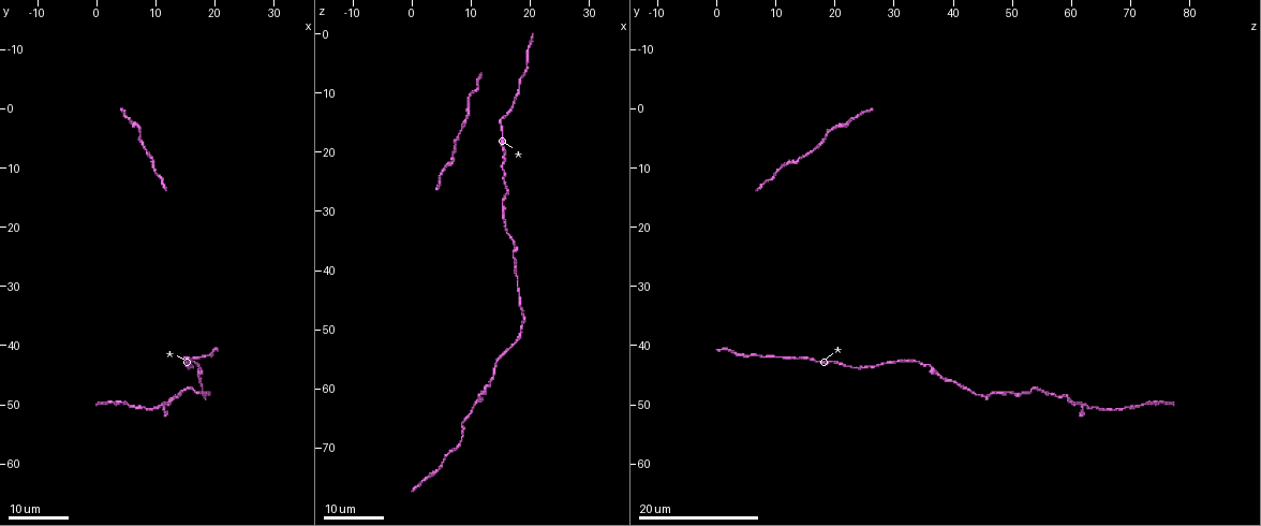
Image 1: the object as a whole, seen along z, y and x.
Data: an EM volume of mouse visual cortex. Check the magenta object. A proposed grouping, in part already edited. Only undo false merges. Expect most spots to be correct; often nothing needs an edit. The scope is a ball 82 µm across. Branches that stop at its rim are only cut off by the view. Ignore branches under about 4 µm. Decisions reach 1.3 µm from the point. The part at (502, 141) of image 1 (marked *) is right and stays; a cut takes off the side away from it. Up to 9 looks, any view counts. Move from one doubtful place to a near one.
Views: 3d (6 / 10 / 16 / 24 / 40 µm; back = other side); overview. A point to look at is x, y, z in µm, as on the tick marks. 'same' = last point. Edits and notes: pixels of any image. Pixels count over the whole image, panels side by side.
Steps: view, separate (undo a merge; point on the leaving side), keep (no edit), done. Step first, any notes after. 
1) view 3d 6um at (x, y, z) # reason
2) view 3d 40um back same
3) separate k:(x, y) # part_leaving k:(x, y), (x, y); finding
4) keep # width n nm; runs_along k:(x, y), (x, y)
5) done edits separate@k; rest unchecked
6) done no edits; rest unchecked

view 3d 24um at (19.0, 48.0, 47.0) # a narrow waist

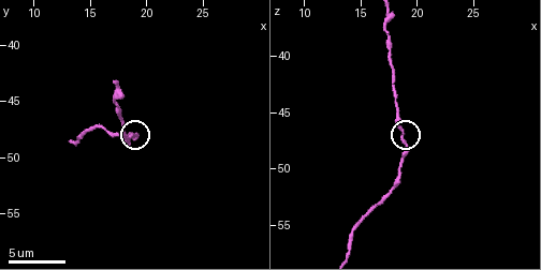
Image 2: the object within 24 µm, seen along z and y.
view 3d 6um at (18.8, 48.0, 46.8)

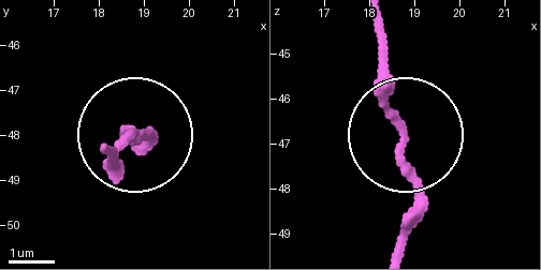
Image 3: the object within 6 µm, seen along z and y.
keep # width 170 nm; runs_along 3:(377, 21), (377, 91), (412, 194), (400, 252); continuous, no second neuron

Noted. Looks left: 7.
view 3d 10um at (17.2, 45.0, 37.6) # a narrow waist

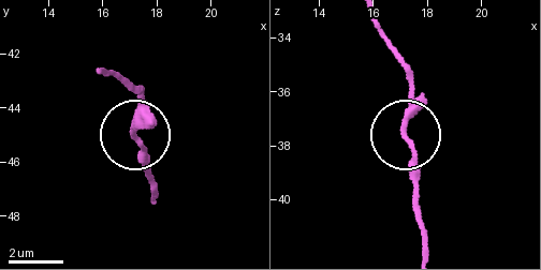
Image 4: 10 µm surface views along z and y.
view 3d 6um at (17.3, 45.2, 37.9)

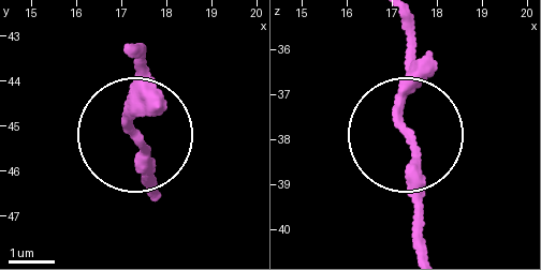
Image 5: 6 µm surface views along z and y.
keep # width 180 nm; runs_along 5:(398, 18), (410, 54), (398, 110), (410, 234); all the same neuron

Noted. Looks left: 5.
view 3d 24um at (8.5, 51.0, 67.0) # thick turns thin

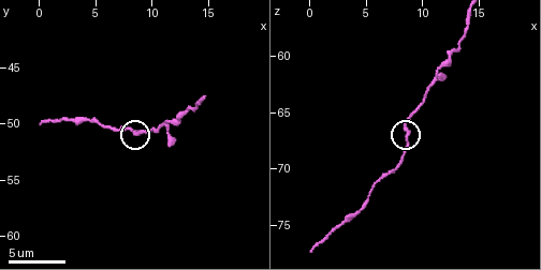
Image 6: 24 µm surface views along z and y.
view 3d 10um same # zoom in

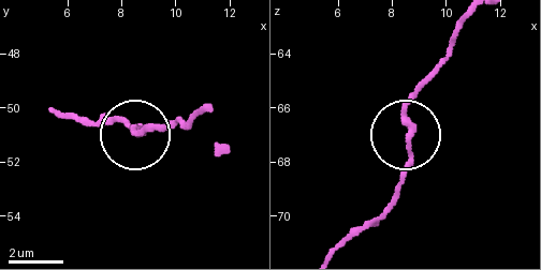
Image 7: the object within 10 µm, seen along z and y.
keep # runs_along 7:(466, 19), (441, 68), (406, 109), (408, 164), (397, 204); one neuron here

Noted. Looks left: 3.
view 3d 10um at (5.0, 49.6, 73.2)

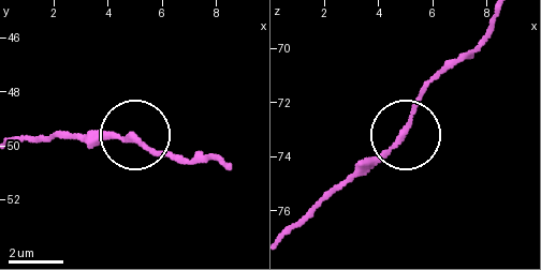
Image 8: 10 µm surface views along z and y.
keep # width 200 nm; runs_along 8:(228, 164), (219, 156), (165, 156), (139, 136), (85, 136); all the same neuron

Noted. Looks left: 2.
done no edits; rest unchecked

